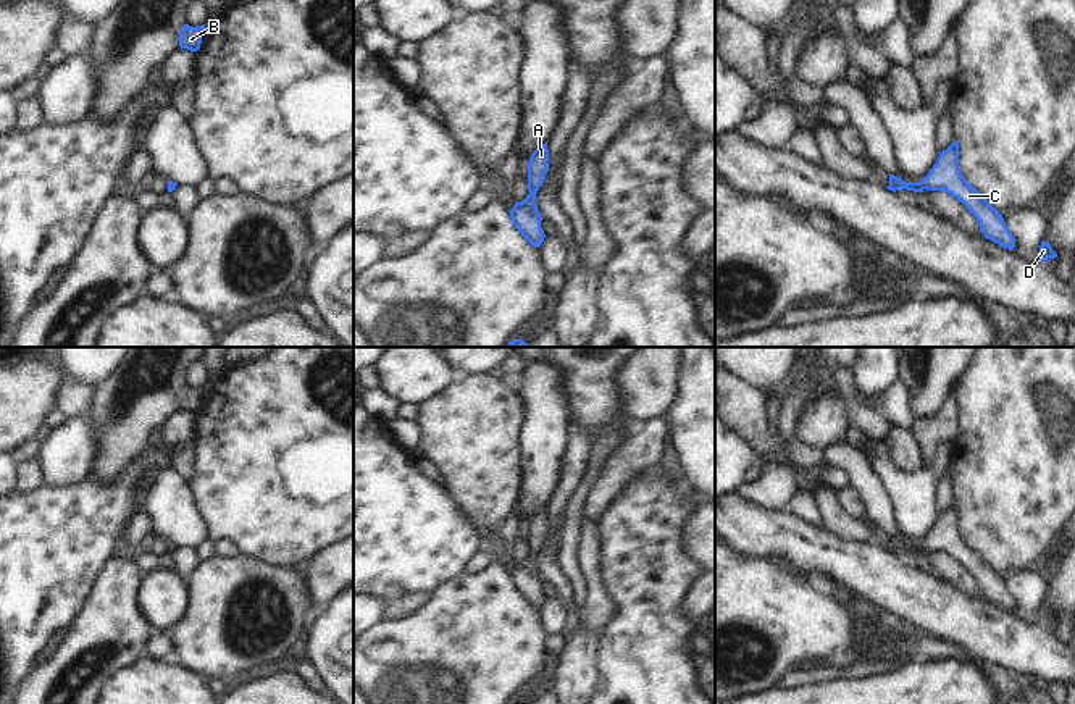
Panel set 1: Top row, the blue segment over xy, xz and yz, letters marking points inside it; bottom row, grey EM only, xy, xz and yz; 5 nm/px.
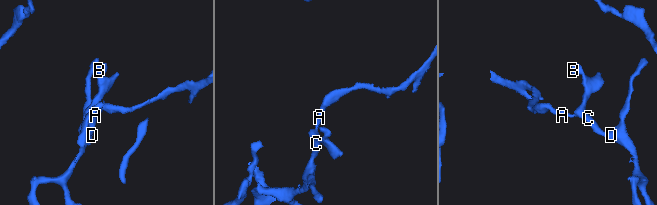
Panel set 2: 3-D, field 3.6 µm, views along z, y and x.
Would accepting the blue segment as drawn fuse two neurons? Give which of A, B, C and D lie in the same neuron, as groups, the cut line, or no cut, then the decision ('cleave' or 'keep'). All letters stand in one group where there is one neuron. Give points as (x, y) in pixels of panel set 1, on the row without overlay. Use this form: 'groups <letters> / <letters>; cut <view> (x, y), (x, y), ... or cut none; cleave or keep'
groups A B C D; cut none; keep

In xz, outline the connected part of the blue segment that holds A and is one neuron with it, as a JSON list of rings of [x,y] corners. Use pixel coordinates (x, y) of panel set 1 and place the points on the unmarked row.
[[[547,504],[542,505],[531,515],[528,523],[528,552],[529,555],[523,564],[515,564],[513,570],[508,573],[512,586],[521,594],[521,597],[536,609],[544,604],[544,593],[541,589],[541,575],[536,567],[536,555],[546,541],[549,533],[549,512]]]

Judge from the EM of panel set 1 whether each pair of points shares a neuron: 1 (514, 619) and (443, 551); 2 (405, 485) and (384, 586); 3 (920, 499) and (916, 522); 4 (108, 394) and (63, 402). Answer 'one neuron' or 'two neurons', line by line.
1: two neurons
2: one neuron
3: one neuron
4: two neurons

